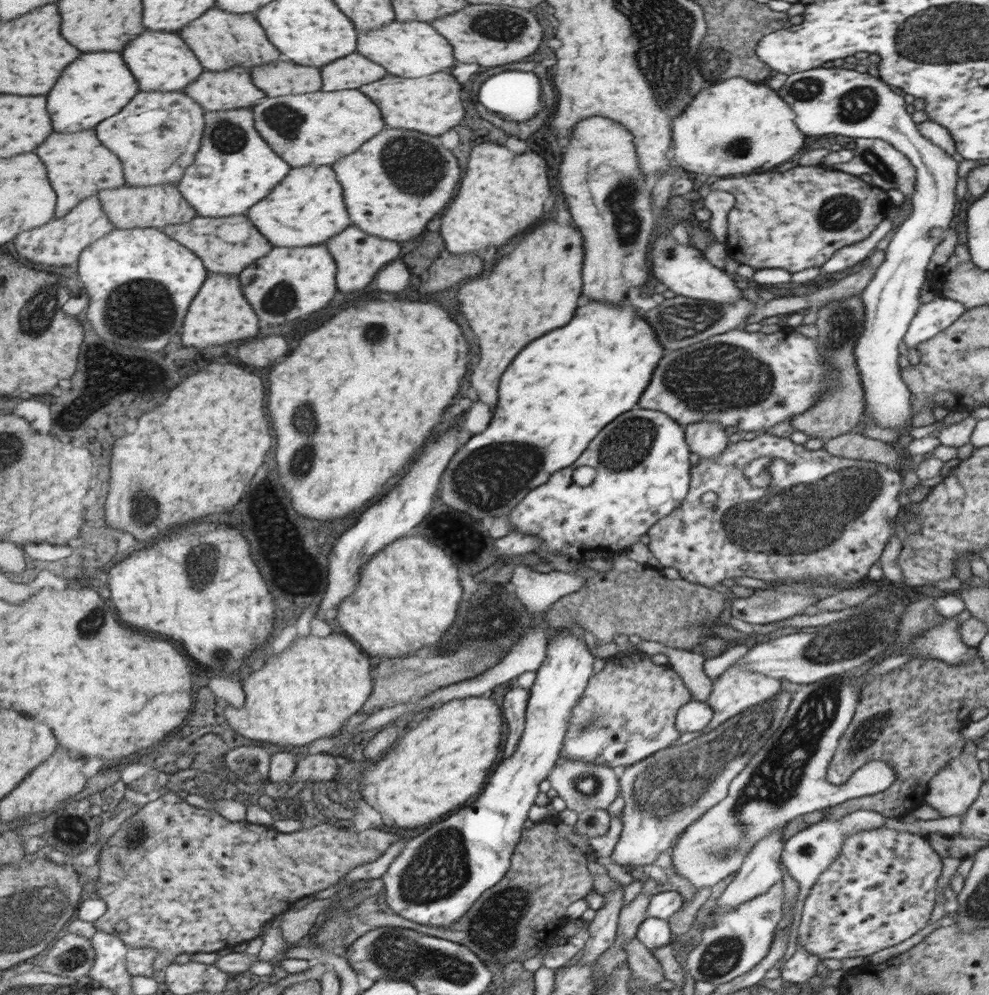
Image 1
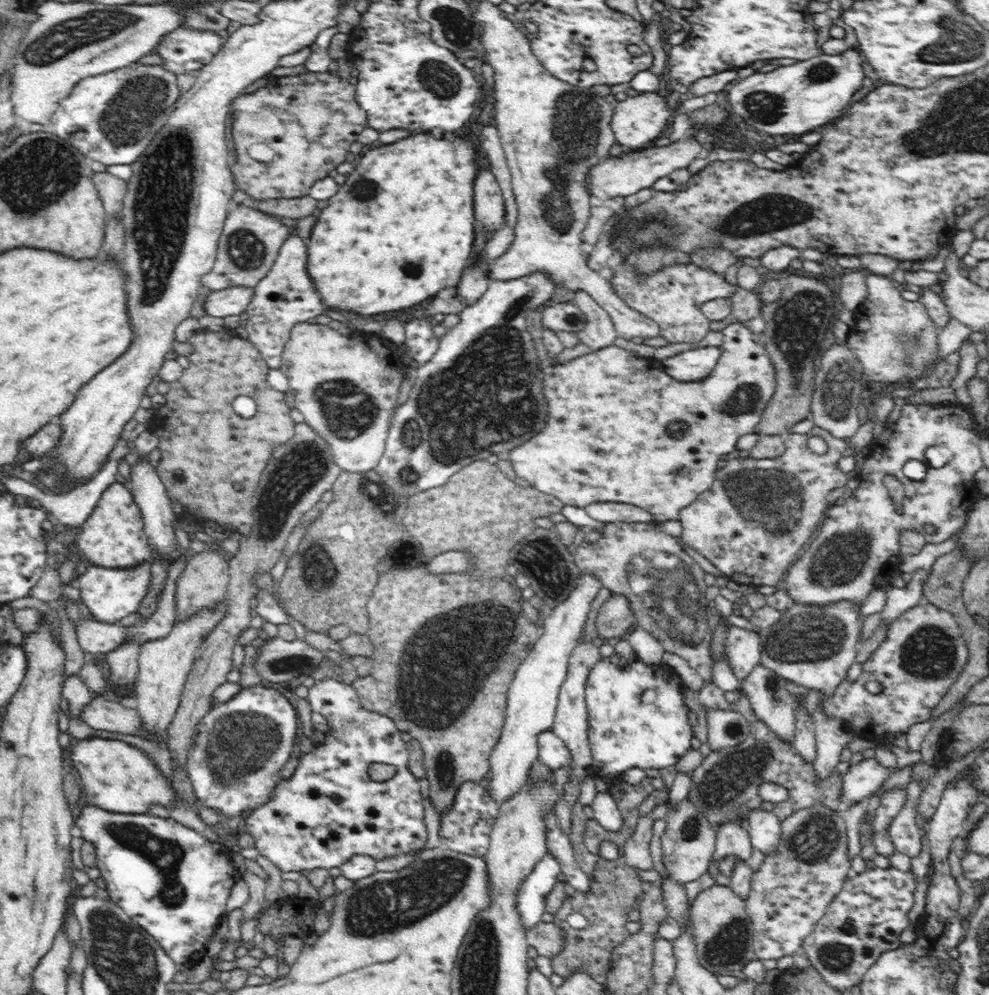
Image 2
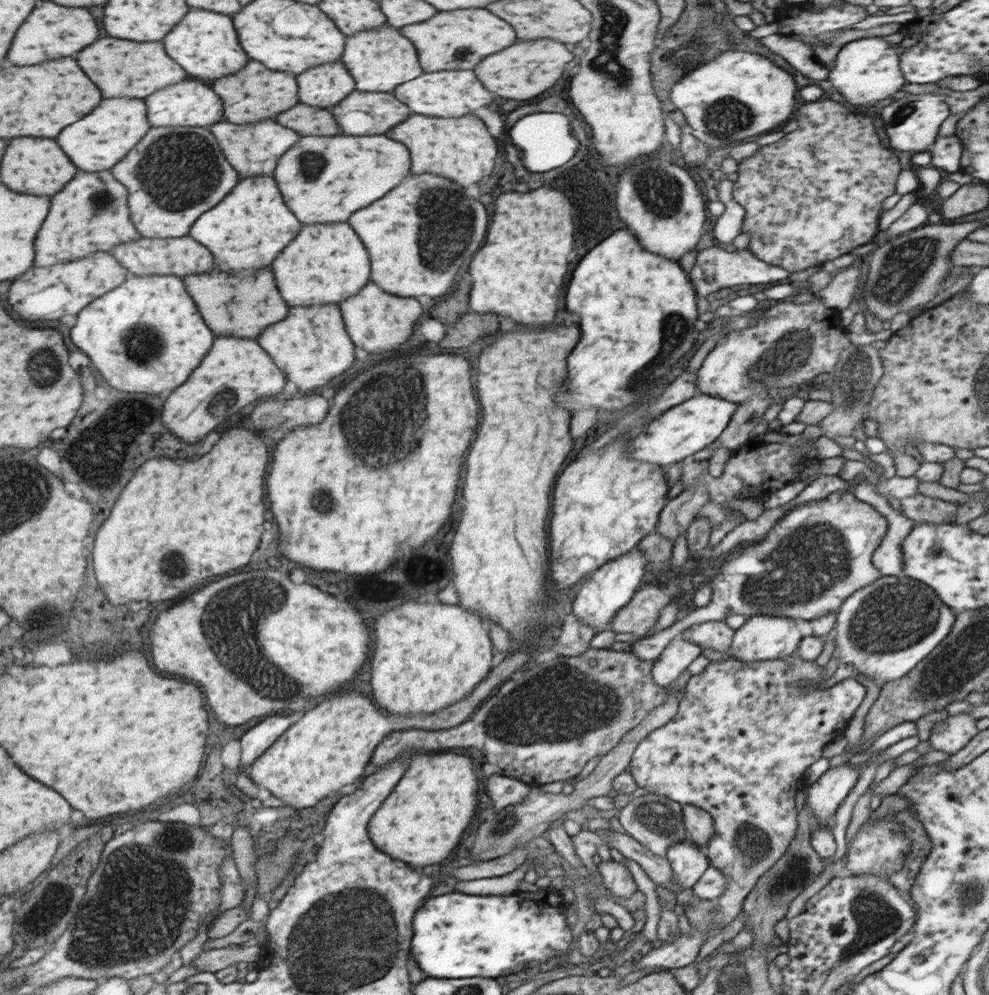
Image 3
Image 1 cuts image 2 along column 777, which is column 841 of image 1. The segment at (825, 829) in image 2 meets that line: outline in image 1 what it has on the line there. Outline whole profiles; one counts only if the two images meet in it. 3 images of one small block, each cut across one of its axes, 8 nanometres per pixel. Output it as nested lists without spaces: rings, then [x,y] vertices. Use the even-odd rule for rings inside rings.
[[[881,827],[848,836],[840,855],[816,880],[804,902],[798,924],[797,946],[822,962],[826,959],[841,961],[845,958],[869,957],[904,942],[922,930],[930,920],[937,896],[937,882],[942,873],[942,860],[931,848],[928,838],[916,834]]]

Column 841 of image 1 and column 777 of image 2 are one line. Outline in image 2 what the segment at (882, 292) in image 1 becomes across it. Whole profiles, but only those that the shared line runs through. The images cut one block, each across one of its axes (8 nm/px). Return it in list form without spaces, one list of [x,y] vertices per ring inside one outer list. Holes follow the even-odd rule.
[[[858,47],[844,50],[842,54],[820,54],[795,64],[779,66],[766,72],[746,71],[737,84],[728,90],[730,108],[742,116],[760,134],[804,134],[842,116],[844,108],[852,102],[852,94],[862,88],[862,64],[867,62]]]

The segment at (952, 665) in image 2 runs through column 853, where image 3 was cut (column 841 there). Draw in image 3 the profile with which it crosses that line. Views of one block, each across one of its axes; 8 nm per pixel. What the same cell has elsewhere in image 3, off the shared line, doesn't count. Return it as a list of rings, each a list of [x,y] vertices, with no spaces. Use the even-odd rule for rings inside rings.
[[[794,654],[780,658],[780,660],[764,660],[764,662],[754,662],[754,664],[744,664],[744,662],[736,660],[734,656],[729,656],[724,662],[710,661],[701,674],[692,675],[688,679],[686,691],[679,702],[676,716],[668,724],[664,724],[664,726],[650,732],[649,736],[646,736],[637,744],[636,750],[633,752],[630,770],[640,788],[646,788],[646,790],[650,790],[650,793],[664,795],[670,800],[679,802],[682,806],[696,806],[708,812],[714,820],[714,837],[704,849],[704,854],[706,854],[706,859],[709,861],[709,866],[717,869],[726,879],[729,879],[729,882],[727,882],[725,894],[717,899],[716,913],[712,917],[713,926],[711,927],[713,932],[710,935],[719,932],[719,928],[724,928],[740,914],[743,903],[749,897],[757,881],[763,875],[765,876],[766,872],[773,868],[773,865],[779,862],[786,853],[788,846],[797,834],[798,813],[795,810],[794,802],[797,790],[806,786],[804,782],[805,770],[822,757],[822,750],[824,750],[827,743],[833,739],[838,739],[844,732],[854,716],[854,712],[866,696],[865,686],[859,683],[856,677],[844,679],[832,687],[820,689],[821,683],[828,679],[825,677],[825,670],[824,666],[818,666],[814,661],[800,660],[800,656],[794,656]],[[806,679],[814,680],[814,683],[810,686],[799,687],[798,681]]]

